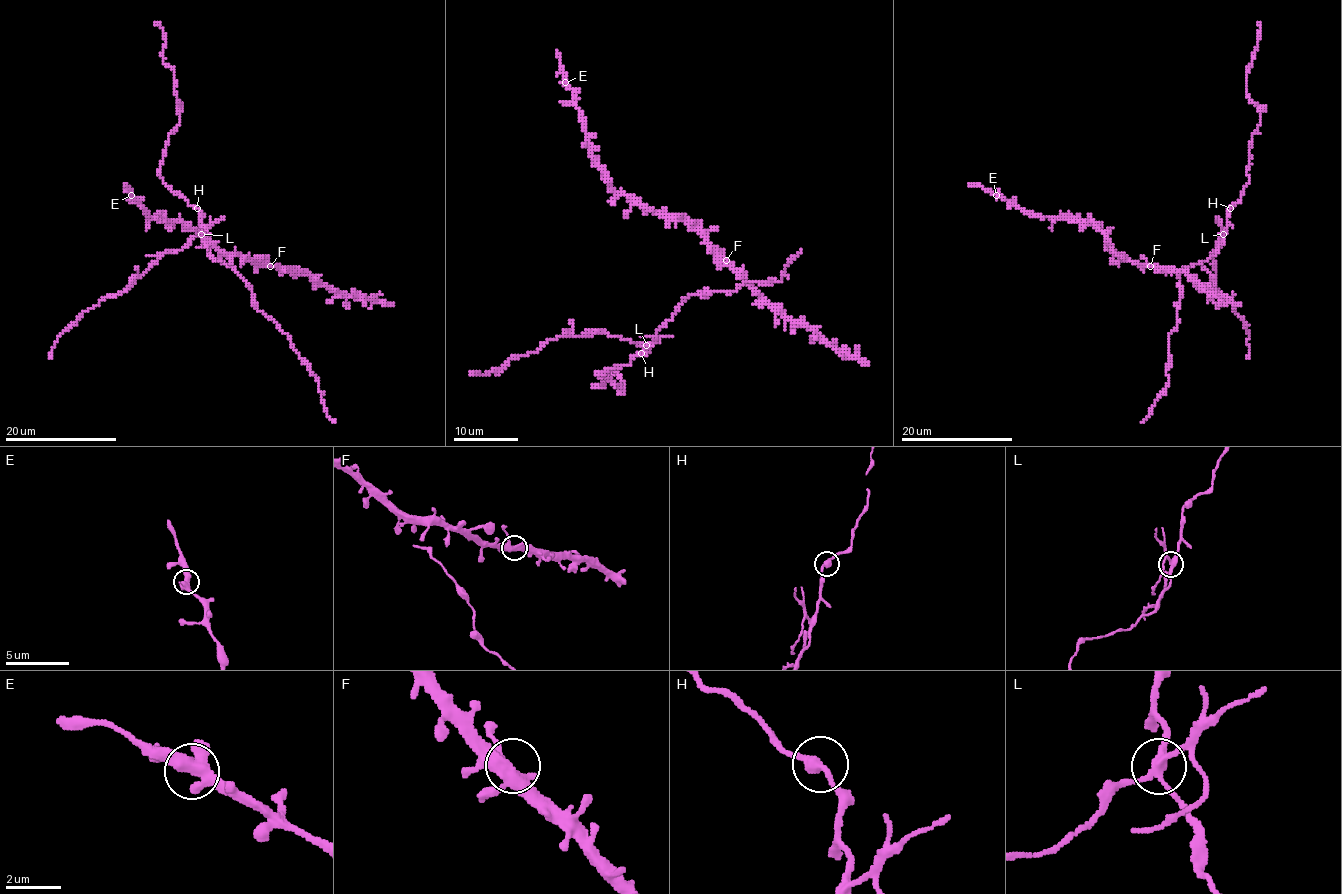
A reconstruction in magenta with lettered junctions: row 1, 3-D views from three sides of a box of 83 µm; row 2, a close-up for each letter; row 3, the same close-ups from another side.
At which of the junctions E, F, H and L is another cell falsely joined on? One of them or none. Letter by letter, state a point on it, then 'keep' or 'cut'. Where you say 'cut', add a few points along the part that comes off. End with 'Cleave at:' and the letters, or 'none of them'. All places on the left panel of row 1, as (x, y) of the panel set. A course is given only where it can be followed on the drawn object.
E: at (131, 195); keep
F: at (270, 266); keep
H: at (197, 208); keep
L: at (201, 234); cut; foreign part runs (201, 234), (179, 251), (159, 256), (125, 290), (86, 310), (58, 337), (50, 359)
Cleave at: L

